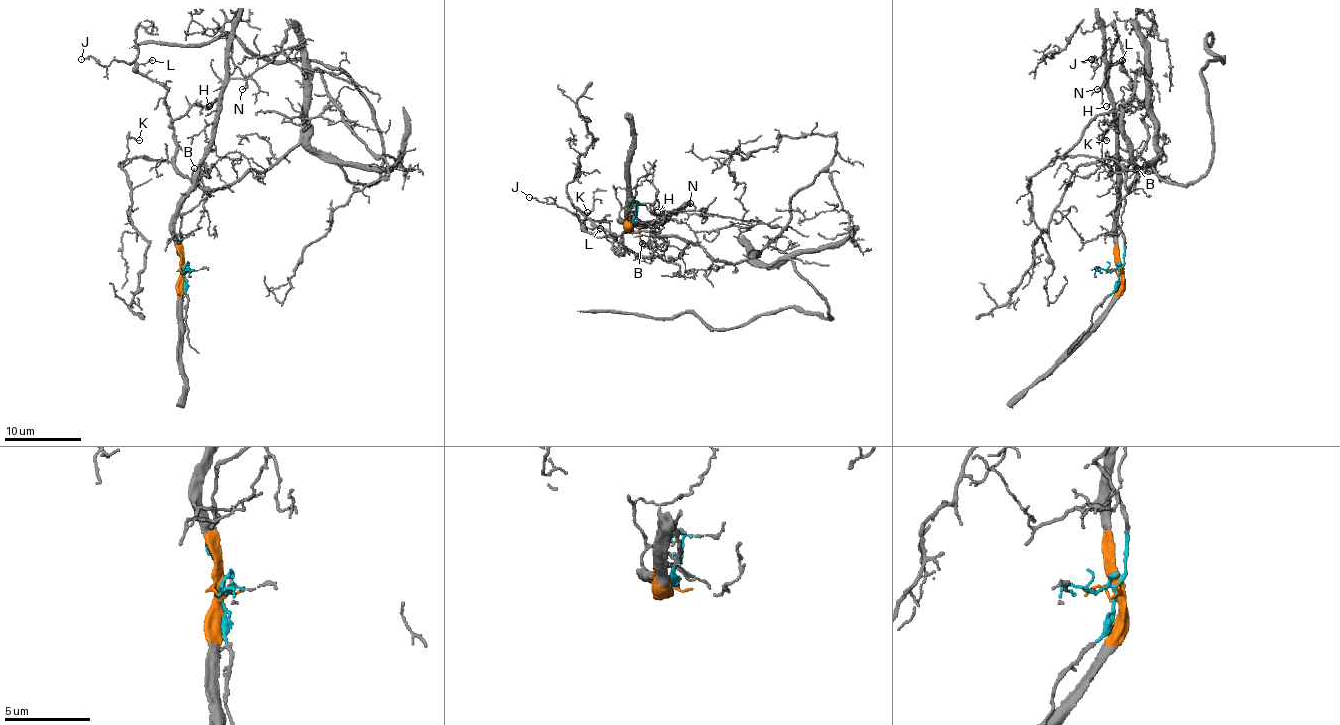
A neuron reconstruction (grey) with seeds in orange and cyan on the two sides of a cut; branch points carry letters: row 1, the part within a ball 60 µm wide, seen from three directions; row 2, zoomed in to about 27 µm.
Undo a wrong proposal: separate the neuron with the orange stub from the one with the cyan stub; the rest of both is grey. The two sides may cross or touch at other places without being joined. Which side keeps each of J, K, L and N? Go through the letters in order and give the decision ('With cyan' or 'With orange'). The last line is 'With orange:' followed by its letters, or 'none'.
J: With cyan
K: With cyan
L: With cyan
N: With orange
With orange: N

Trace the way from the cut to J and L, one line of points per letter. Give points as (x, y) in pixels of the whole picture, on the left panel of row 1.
J: (184, 270), (178, 243), (184, 214), (207, 194), (174, 166), (166, 90), (132, 64), (82, 60)
L: (184, 270), (178, 243), (184, 214), (207, 194), (178, 169), (166, 90), (137, 69), (139, 64), (153, 60)

